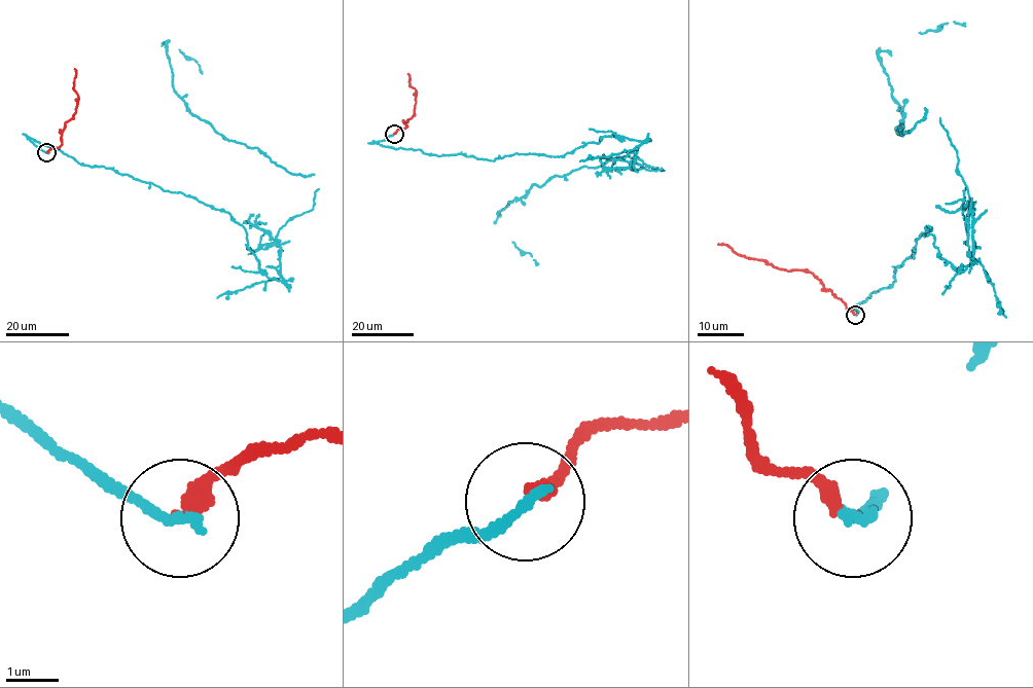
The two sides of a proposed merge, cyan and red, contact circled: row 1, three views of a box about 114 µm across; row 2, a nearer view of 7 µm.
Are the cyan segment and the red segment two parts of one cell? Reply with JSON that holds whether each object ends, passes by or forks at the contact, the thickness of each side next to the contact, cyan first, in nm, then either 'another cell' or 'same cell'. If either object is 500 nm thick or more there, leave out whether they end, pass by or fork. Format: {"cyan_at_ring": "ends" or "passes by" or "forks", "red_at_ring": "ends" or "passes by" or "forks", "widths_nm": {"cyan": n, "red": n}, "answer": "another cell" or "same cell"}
{"cyan_at_ring": "ends", "red_at_ring": "ends", "widths_nm": {"cyan": 240, "red": 280}, "answer": "another cell"}

